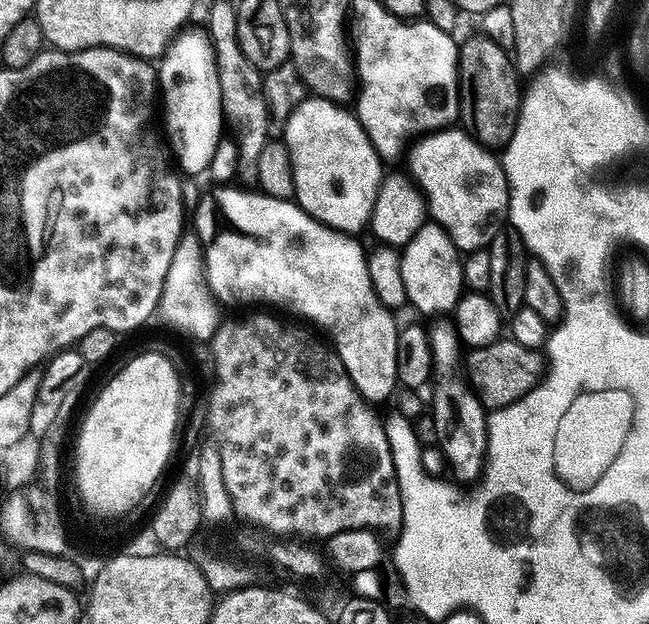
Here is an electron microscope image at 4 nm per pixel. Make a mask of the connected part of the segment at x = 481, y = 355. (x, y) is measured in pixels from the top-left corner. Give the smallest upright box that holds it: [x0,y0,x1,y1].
[466,338,546,410]

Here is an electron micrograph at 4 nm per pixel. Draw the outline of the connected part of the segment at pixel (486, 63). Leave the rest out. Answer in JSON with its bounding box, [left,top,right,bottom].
[456,34,522,150]

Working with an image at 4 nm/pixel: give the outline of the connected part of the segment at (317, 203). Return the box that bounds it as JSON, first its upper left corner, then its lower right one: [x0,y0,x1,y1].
[283,98,382,234]

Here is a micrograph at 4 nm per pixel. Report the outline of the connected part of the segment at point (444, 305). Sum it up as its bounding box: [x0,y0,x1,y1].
[400,222,464,314]

